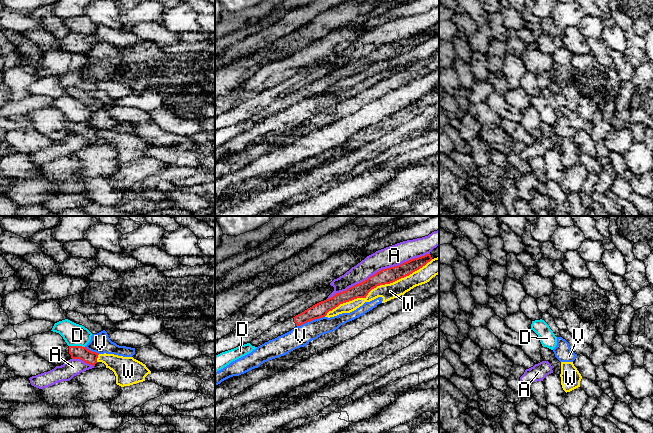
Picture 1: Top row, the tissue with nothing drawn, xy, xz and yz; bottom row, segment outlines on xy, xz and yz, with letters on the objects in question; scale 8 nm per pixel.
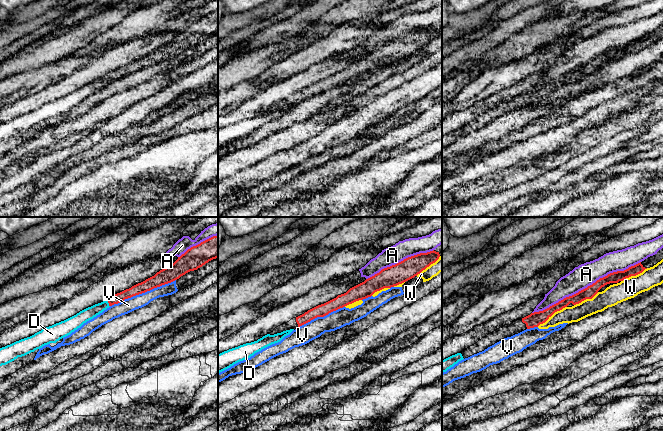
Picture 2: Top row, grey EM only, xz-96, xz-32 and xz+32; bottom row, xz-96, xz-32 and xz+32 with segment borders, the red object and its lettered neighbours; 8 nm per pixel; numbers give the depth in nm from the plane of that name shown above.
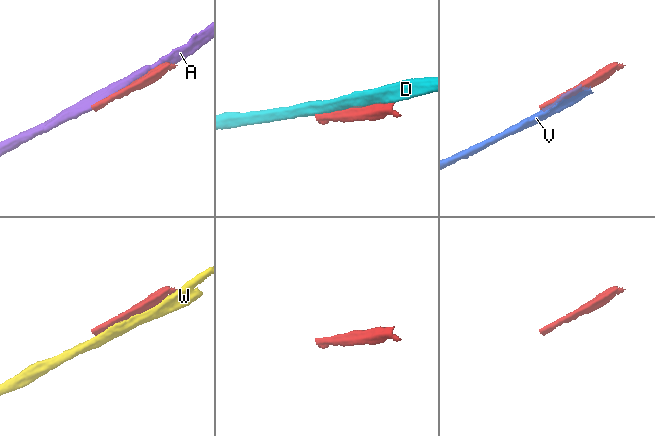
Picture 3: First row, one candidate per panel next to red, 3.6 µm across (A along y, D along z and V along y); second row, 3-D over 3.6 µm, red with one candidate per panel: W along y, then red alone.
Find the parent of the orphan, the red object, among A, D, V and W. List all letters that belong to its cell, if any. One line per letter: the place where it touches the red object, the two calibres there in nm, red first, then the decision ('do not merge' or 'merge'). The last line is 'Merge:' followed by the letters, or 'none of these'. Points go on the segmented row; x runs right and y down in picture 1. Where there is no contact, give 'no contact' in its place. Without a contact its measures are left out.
A: xz (379, 271) | 130/170 nm | do not merge
D: xy (77, 346) | 110/180 nm | do not merge
V: xz (310, 320) | 120/170 nm | do not merge
W: xz (378, 285) | 130/130 nm | do not merge
Merge: none of these

